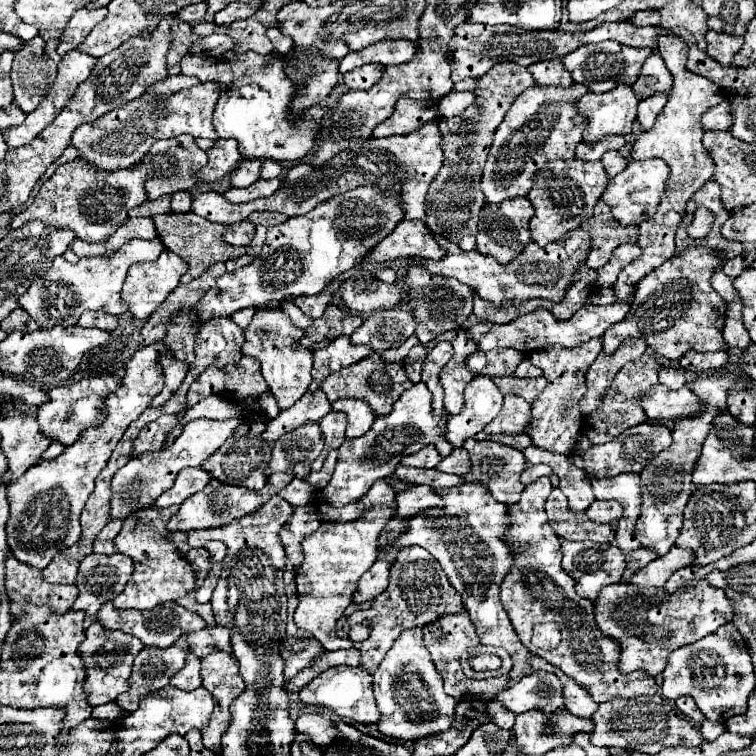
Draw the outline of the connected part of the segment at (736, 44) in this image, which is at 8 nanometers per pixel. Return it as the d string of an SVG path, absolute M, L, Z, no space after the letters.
M708 31L706 41L708 41L706 53L716 61L720 61L722 65L730 65L734 53L738 53L738 49L744 43L742 37L726 37L726 33L718 33L718 31Z

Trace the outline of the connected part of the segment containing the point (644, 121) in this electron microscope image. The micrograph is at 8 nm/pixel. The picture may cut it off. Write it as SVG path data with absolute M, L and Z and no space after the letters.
M662 93L640 101L640 105L638 105L638 123L640 123L642 131L650 129L650 127L656 123L656 117L658 117L660 111L664 109L666 101L668 101L668 97L662 95Z

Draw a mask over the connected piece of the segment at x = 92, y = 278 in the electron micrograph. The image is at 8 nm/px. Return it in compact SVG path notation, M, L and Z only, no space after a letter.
M156 237L152 241L132 239L124 243L118 249L118 253L114 253L114 257L108 257L108 259L86 257L86 259L80 259L78 265L72 265L64 257L56 257L52 267L28 287L28 291L18 299L18 303L38 323L40 329L52 329L56 325L62 325L62 327L74 325L78 323L84 311L92 311L92 309L104 309L112 315L120 315L126 311L126 305L120 303L120 293L122 293L128 267L142 261L156 261L162 251L164 251L164 245Z

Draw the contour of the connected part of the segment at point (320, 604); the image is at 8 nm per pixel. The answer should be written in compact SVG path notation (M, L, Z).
M374 507L366 511L358 521L342 523L342 525L326 525L322 523L316 533L306 537L302 543L304 563L296 571L296 587L298 587L298 607L294 613L294 623L310 631L326 651L349 649L353 642L349 638L340 639L336 635L336 621L342 617L344 609L352 603L358 579L370 569L372 561L378 555L378 535L386 527L386 523L394 517L394 507Z

